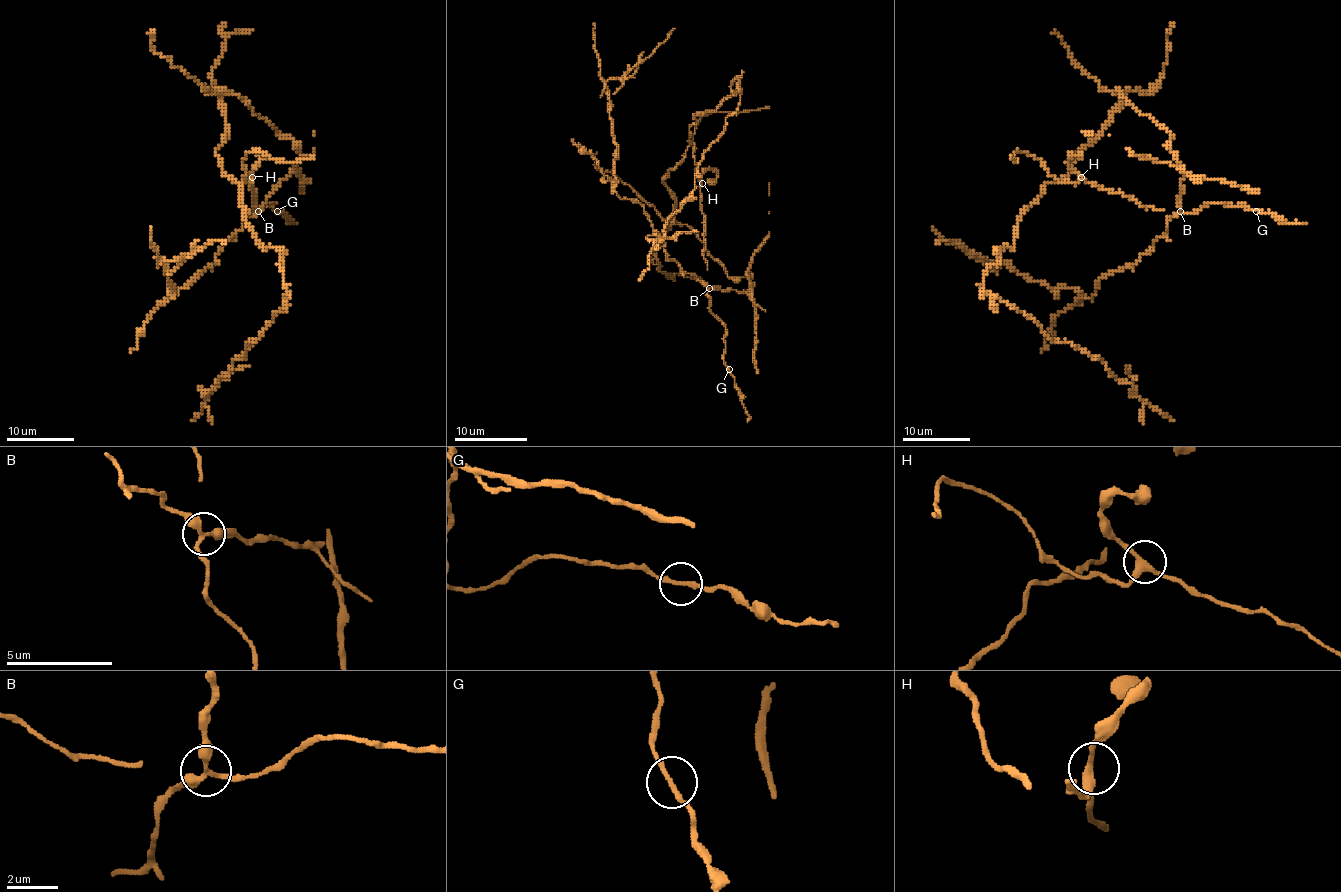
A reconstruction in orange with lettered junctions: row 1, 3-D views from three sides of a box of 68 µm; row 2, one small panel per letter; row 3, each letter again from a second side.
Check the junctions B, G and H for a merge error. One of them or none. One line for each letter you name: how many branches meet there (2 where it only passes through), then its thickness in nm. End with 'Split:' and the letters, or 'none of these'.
B: Branches: 3. Thickness 260 nm
Split: B

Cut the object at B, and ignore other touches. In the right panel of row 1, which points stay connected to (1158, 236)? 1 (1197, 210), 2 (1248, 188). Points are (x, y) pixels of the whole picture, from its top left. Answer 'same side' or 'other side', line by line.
1: other side
2: same side

